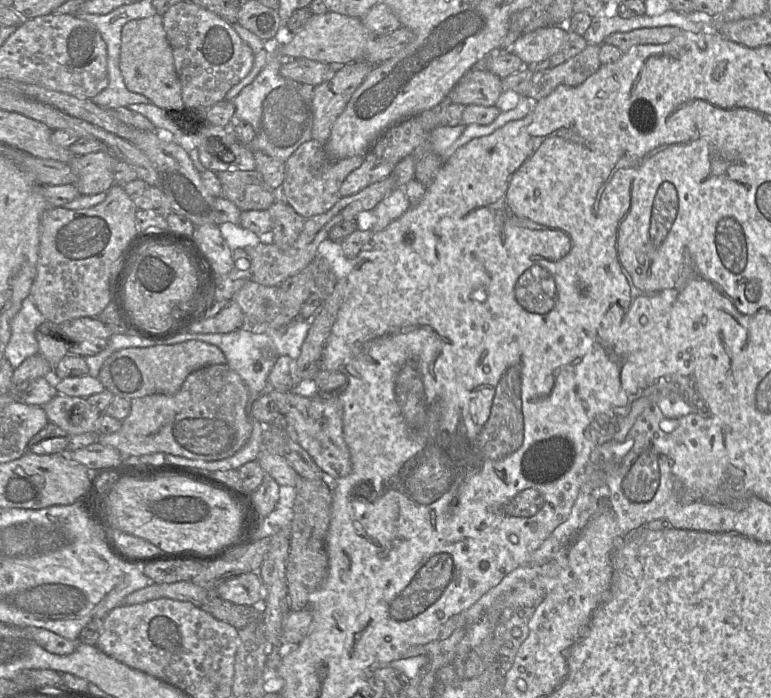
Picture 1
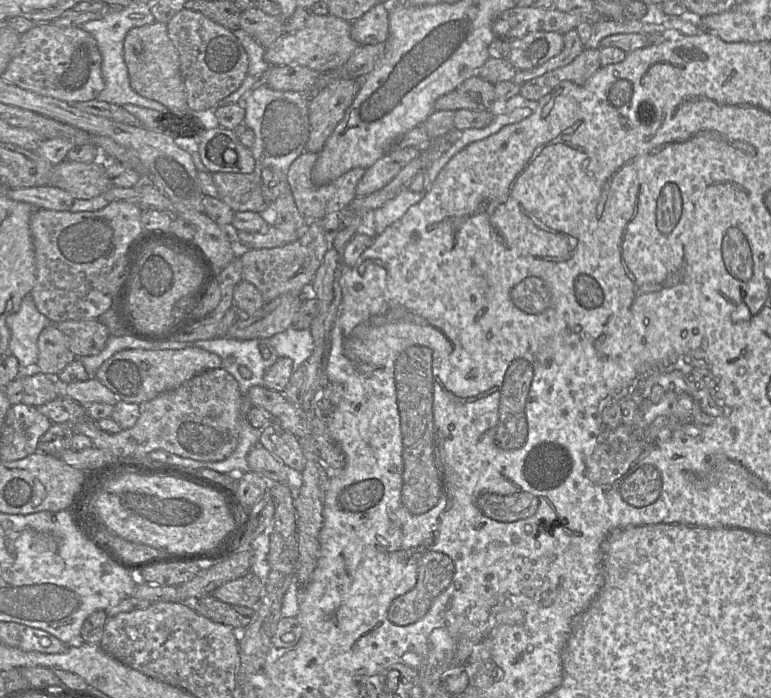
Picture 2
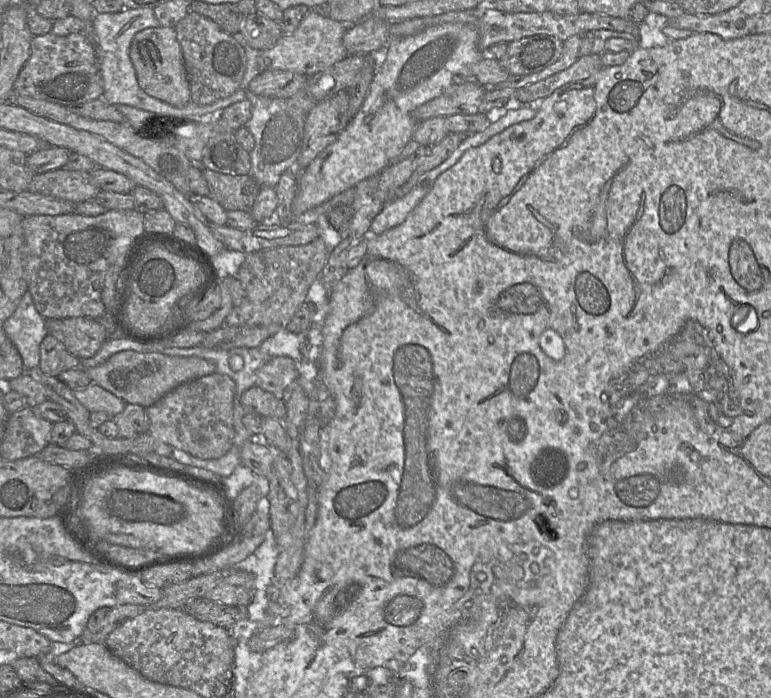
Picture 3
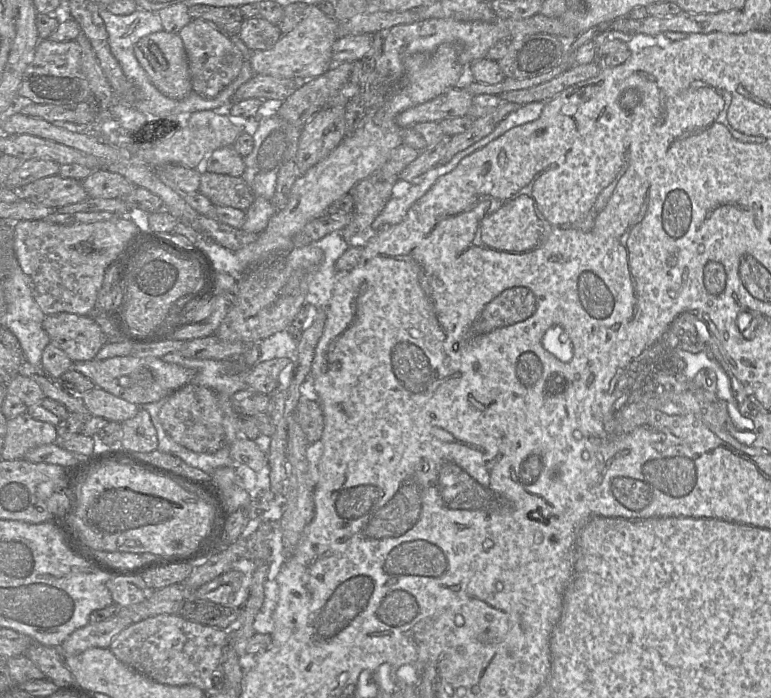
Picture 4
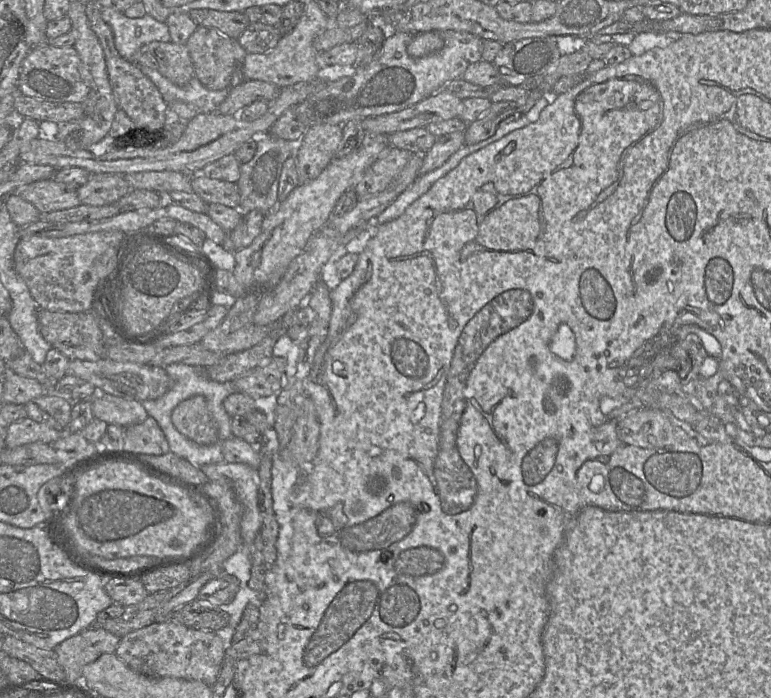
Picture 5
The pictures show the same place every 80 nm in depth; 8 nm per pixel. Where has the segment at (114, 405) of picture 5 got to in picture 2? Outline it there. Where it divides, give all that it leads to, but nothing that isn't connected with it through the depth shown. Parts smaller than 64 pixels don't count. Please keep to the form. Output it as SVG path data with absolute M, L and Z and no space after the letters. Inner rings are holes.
M96 378L63 385L61 397L70 398L83 406L88 406L95 402L114 406L120 401L120 398L116 394Z

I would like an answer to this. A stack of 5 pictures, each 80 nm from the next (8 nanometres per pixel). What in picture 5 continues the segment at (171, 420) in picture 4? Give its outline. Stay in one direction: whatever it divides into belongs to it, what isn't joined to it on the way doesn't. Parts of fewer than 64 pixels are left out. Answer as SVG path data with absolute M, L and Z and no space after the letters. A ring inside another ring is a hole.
M202 395L180 402L172 411L171 420L178 432L199 445L212 445L218 441L216 421Z

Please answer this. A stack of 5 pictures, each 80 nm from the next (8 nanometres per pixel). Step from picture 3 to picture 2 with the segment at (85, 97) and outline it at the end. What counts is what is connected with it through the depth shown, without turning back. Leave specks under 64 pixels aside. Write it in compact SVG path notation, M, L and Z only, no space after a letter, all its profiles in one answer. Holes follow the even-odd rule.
M37 23L20 35L20 53L9 62L1 79L31 92L76 104L95 100L104 89L101 55L95 39L82 27Z

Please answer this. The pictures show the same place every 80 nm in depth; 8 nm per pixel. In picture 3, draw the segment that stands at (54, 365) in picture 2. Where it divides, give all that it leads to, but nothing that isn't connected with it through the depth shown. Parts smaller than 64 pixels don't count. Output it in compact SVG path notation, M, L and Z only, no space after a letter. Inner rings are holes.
M47 334L40 345L39 369L46 375L58 377L62 372L80 367L80 359L70 354L53 335Z

